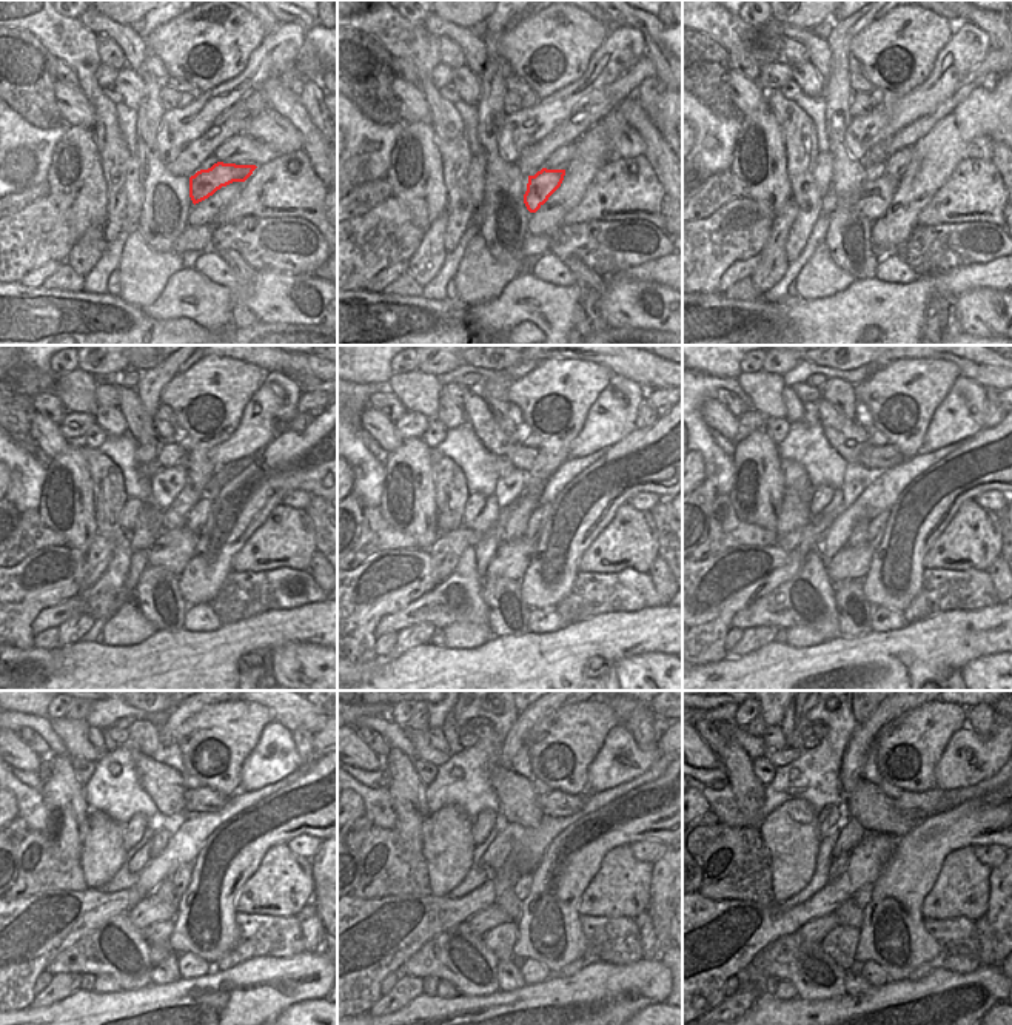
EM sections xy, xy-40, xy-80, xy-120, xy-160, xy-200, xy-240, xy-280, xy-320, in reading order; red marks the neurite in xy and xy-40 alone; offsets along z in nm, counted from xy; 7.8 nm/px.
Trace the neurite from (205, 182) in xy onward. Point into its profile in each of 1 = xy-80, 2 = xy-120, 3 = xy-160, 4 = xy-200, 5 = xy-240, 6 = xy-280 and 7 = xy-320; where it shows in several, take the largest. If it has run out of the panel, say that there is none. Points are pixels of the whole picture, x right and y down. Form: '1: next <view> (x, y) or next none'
1: next xy-80 (872, 199)
2: next xy-120 (173, 551)
3: next xy-160 (512, 558)
4: next xy-200 (849, 563)
5: next xy-240 (150, 910)
6: next xy-280 (481, 922)
7: next xy-320 (814, 931)

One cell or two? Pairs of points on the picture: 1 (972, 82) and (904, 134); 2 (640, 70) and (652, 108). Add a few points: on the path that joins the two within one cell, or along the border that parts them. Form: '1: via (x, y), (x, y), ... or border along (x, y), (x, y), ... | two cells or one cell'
1: via (955, 97), (921, 127) | one cell
2: border along (655, 76), (647, 76), (635, 91) | two cells

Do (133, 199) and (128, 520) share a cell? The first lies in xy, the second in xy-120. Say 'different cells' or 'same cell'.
same cell

